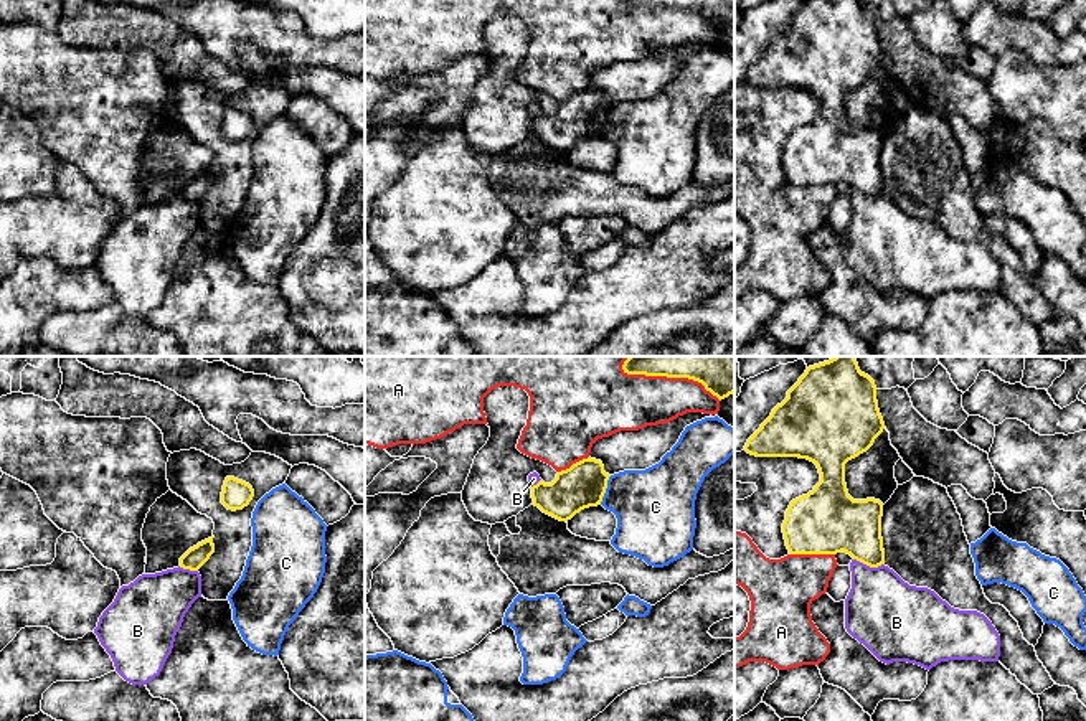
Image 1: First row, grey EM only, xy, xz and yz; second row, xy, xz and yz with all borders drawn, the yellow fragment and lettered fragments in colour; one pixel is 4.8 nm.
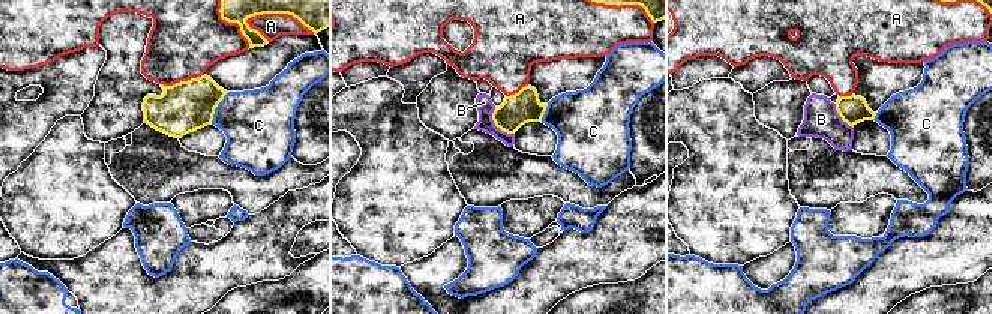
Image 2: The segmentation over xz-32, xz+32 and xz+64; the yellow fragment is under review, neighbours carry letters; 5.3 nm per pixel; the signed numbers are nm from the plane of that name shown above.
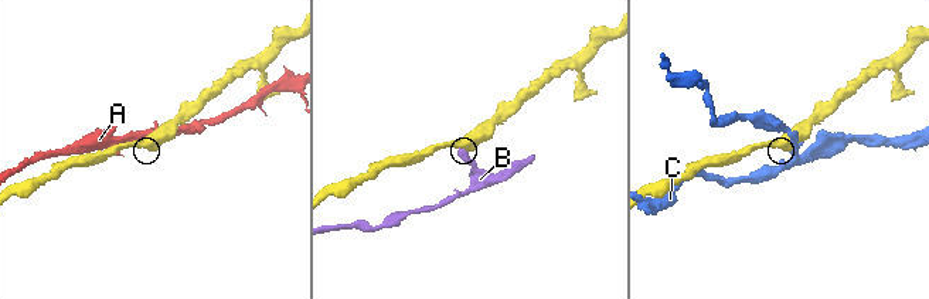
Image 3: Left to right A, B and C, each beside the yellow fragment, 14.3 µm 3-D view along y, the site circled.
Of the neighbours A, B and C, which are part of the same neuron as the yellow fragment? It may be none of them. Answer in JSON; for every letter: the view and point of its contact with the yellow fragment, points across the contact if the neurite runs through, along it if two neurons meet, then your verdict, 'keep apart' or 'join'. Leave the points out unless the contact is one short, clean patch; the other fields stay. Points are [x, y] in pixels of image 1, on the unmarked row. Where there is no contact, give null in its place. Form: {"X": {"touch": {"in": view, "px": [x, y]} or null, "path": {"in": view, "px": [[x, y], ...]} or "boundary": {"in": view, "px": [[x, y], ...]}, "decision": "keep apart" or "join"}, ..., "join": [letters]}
{"A": {"touch": {"in": "yz", "px": [812, 183]}, "decision": "keep apart"}, "B": {"touch": {"in": "yz", "px": [868, 195]}, "boundary": {"in": "yz", "px": [[854, 188], [870, 197], [883, 195]]}, "decision": "keep apart"}, "C": {"touch": {"in": "xz", "px": [604, 121]}, "decision": "keep apart"}, "join": []}

